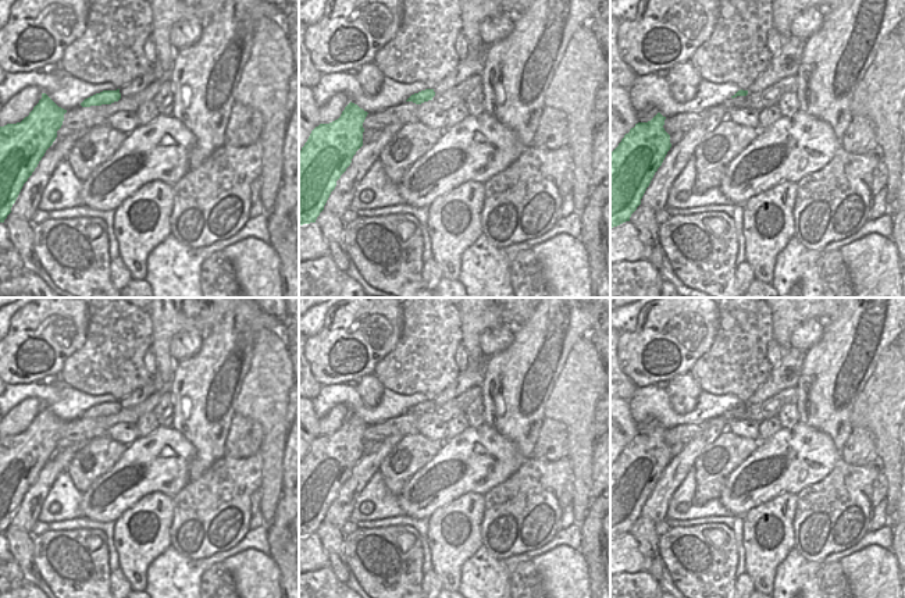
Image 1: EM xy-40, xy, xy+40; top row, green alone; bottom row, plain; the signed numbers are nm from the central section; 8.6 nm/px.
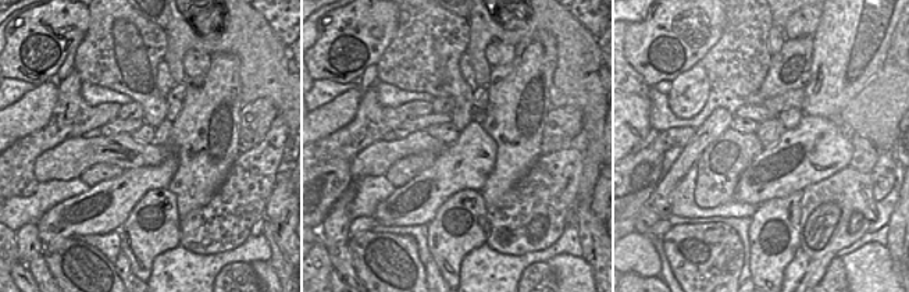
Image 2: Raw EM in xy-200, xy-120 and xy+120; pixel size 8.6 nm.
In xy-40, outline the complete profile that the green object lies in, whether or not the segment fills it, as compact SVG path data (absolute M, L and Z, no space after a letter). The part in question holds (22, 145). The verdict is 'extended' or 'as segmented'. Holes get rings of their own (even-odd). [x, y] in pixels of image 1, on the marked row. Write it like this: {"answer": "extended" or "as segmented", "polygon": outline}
{"answer": "as segmented", "polygon": "M42 93L28 117L0 127L0 223L11 213L24 184L56 140L65 113Z"}

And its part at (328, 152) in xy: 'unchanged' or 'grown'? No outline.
unchanged

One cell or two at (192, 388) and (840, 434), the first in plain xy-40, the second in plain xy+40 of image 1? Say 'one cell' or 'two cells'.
one cell

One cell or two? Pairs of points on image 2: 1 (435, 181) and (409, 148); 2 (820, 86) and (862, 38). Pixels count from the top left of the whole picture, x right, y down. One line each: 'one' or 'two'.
1: two
2: one

